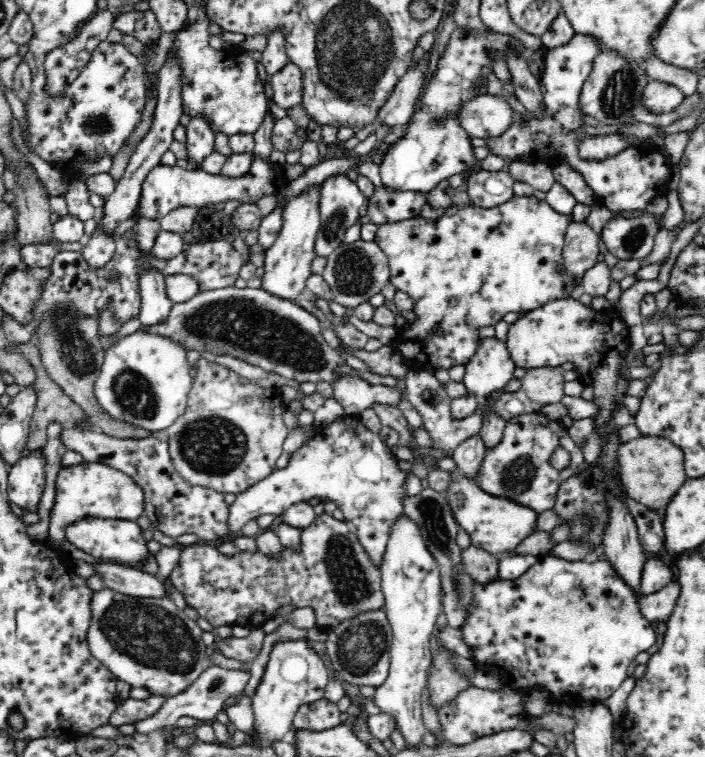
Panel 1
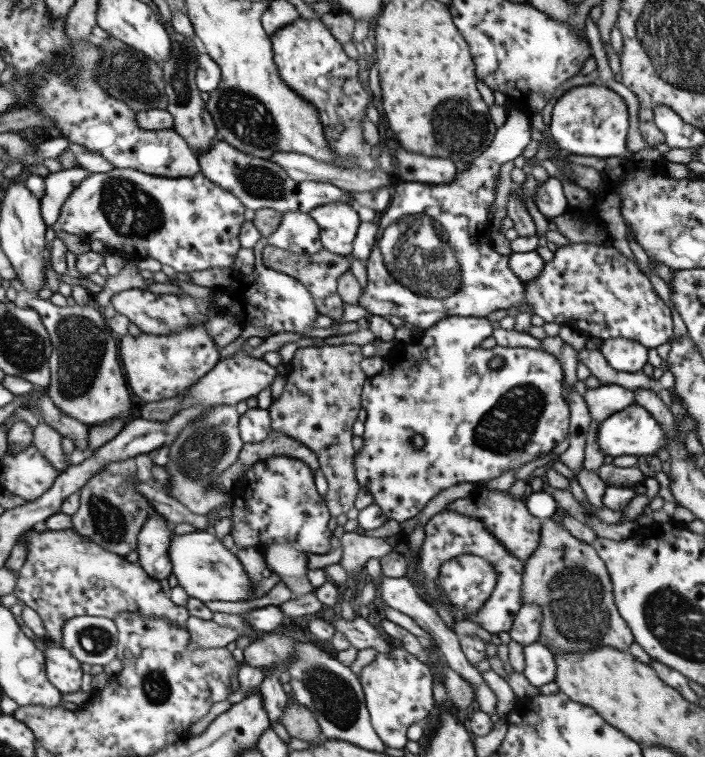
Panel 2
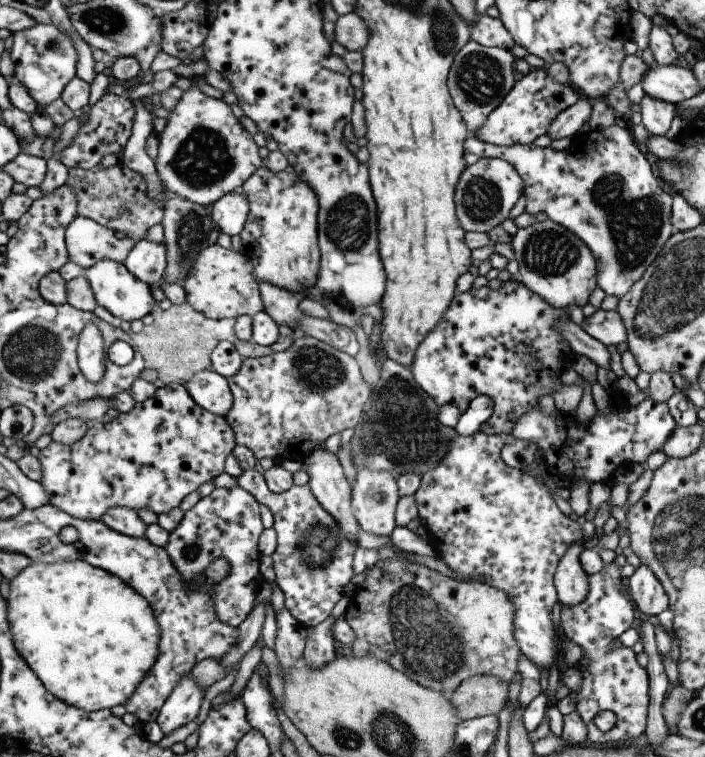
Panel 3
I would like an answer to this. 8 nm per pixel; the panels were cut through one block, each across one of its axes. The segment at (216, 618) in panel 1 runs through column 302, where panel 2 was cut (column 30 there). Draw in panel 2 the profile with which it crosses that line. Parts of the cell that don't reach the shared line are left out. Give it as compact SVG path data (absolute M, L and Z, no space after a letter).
M34 527L25 530L21 536L26 546L26 558L18 572L18 586L14 594L26 605L36 611L42 619L46 631L45 641L51 646L60 647L62 630L70 618L78 616L102 616L114 619L118 613L138 613L140 616L160 616L170 623L178 625L180 629L187 627L189 611L185 606L176 605L168 596L164 595L158 579L147 576L147 572L137 563L129 562L126 556L106 550L98 543L92 542L85 536L78 534L73 527L64 530L42 531Z

